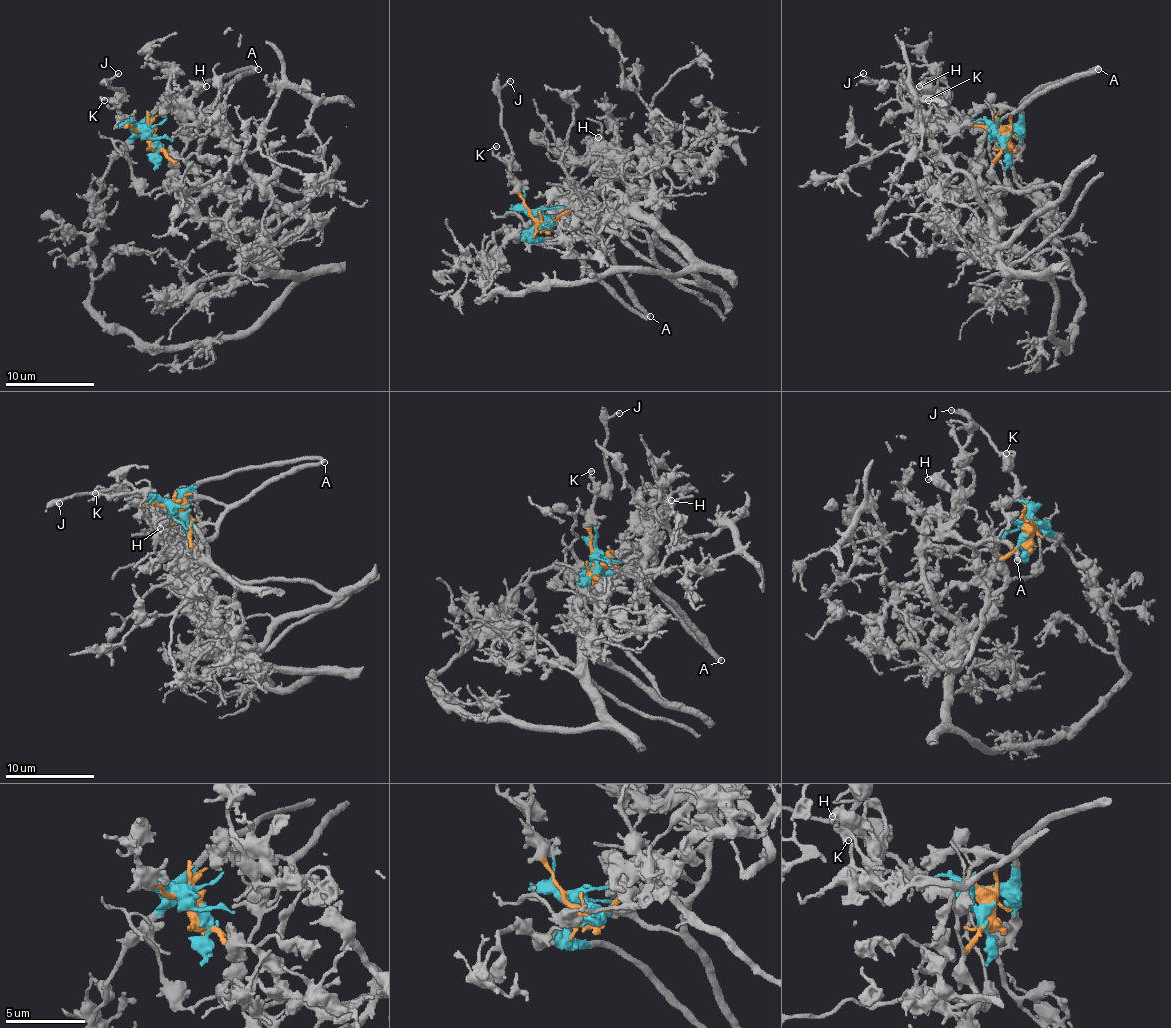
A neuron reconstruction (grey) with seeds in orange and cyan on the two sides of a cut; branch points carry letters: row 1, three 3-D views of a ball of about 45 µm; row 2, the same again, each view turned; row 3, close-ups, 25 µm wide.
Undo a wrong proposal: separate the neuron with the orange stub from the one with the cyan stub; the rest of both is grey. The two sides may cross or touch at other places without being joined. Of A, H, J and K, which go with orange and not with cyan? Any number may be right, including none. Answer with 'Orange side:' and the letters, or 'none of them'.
Orange side: J, K

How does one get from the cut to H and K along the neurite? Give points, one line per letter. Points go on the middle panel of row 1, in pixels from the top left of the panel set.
H: (541, 219), (535, 234), (573, 250), (630, 306), (633, 290), (599, 232), (610, 167), (584, 156), (597, 136)
K: (541, 219), (535, 216), (526, 205), (519, 192), (519, 183), (492, 150), (497, 145)

